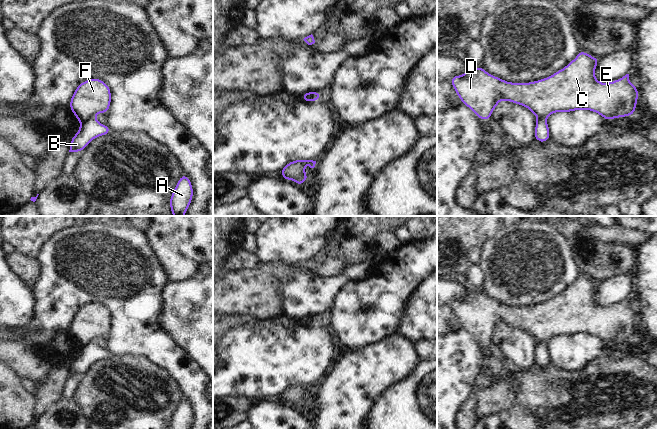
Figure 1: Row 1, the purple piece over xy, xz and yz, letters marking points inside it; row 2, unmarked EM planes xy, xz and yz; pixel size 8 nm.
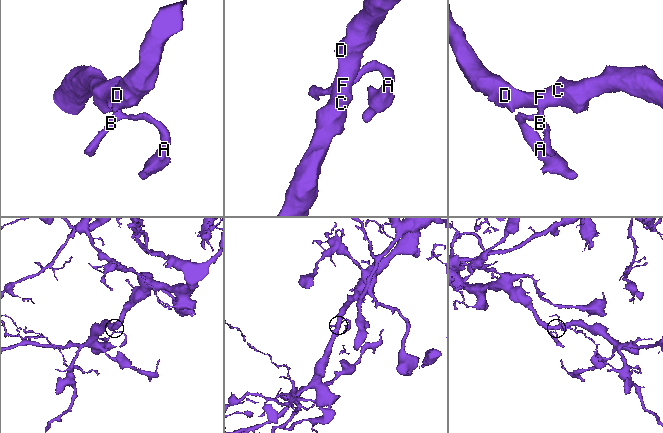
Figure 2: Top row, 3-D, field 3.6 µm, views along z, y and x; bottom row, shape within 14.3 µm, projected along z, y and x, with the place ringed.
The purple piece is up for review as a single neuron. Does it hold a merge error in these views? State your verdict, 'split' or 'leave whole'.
split

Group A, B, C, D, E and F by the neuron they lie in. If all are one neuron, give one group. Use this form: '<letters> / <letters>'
A B / C D E F

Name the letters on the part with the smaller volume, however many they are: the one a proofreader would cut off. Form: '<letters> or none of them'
A, B

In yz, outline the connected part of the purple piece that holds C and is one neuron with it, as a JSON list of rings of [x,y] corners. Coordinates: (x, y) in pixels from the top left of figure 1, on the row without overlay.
[[[580,274],[578,279],[561,294],[544,303],[527,307],[507,306],[489,298],[482,290],[477,292],[469,290],[462,300],[453,300],[450,307],[462,328],[469,331],[478,343],[487,346],[501,324],[528,332],[537,343],[546,343],[555,336],[575,334],[596,336],[606,345],[633,340],[639,314],[629,305],[629,298],[609,307],[599,306],[595,301],[595,293],[599,284],[600,282],[595,282]]]

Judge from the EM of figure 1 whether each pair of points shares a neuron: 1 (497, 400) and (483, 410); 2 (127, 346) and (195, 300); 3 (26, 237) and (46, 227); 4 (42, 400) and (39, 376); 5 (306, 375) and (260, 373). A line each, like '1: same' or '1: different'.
1: same
2: different
3: same
4: different
5: same

